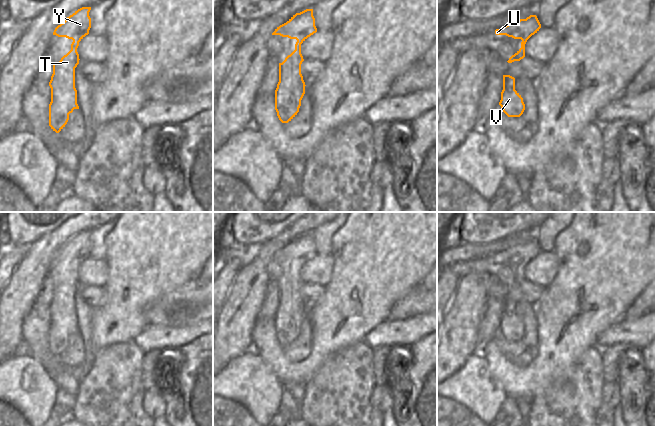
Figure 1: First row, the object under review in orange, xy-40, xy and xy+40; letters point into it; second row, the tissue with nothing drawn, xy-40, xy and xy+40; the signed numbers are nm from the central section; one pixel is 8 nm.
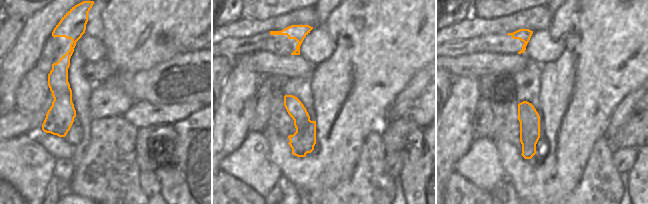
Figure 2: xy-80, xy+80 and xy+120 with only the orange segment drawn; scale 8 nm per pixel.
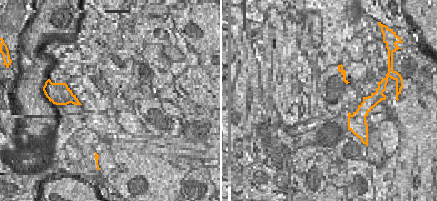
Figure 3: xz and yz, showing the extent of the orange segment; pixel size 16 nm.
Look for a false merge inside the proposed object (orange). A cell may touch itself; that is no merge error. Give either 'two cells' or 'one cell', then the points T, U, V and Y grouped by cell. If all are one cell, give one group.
one cell; groups T U V Y

